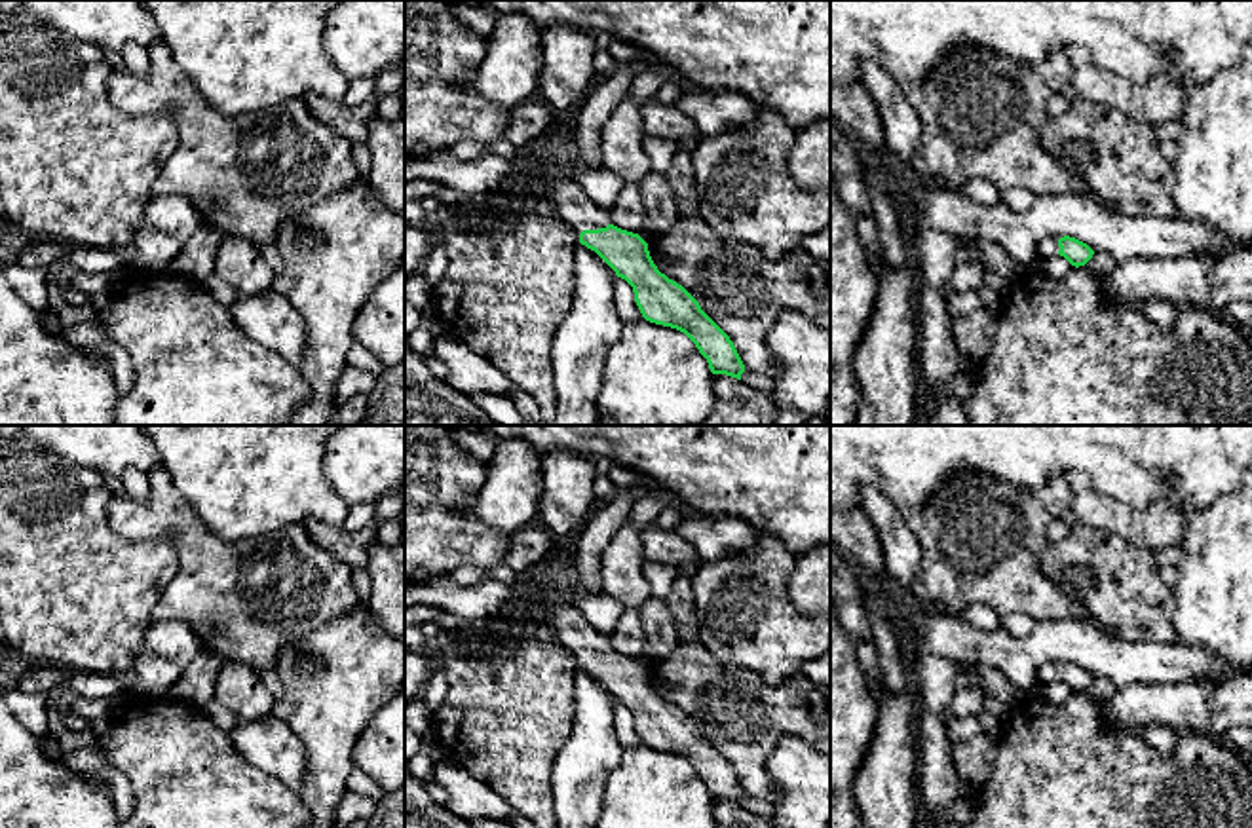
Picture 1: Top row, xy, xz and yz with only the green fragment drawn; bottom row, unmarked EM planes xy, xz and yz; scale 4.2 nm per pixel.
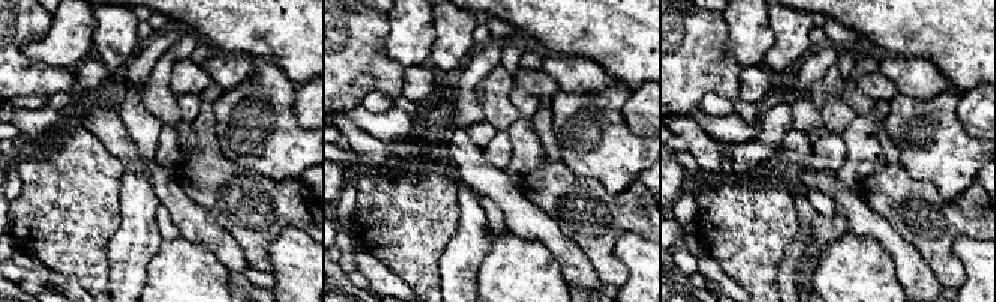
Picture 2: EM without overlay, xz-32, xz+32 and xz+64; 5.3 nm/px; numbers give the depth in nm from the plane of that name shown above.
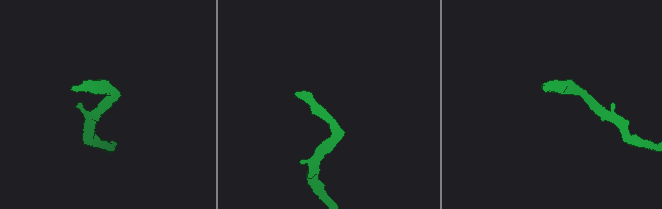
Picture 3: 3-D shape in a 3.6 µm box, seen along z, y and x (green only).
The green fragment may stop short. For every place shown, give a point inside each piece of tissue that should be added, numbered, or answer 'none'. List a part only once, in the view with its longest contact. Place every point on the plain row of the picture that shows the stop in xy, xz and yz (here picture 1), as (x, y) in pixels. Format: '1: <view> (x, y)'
1: xz (569, 625)

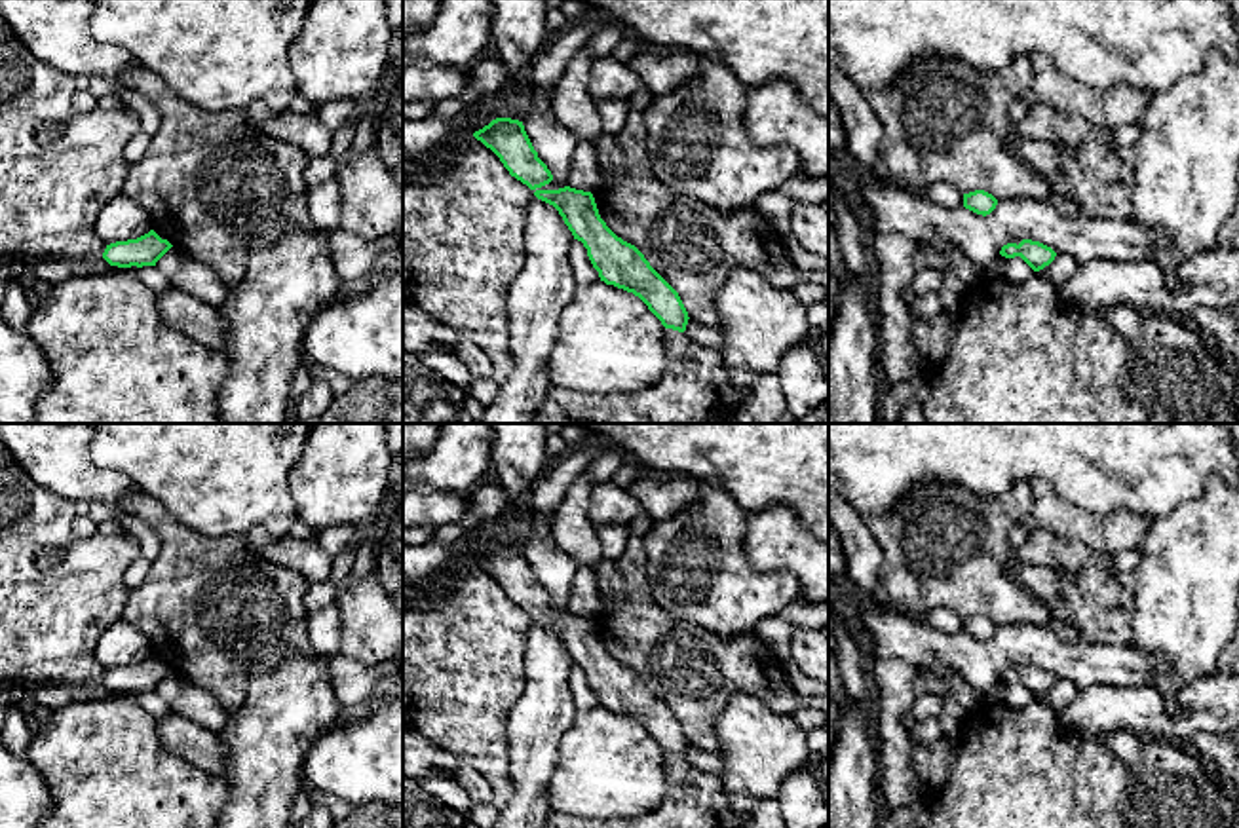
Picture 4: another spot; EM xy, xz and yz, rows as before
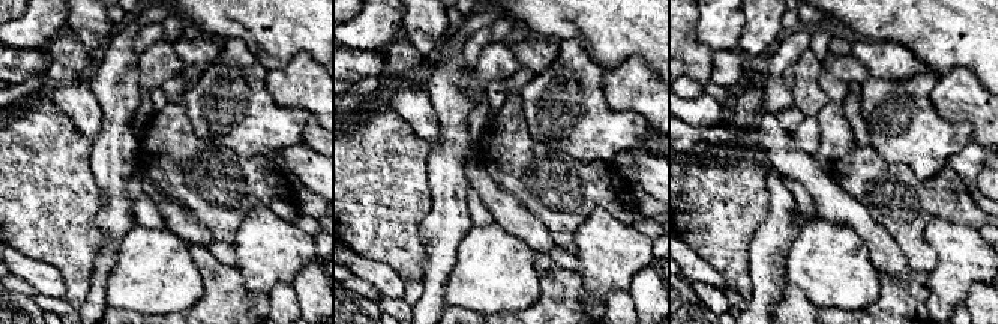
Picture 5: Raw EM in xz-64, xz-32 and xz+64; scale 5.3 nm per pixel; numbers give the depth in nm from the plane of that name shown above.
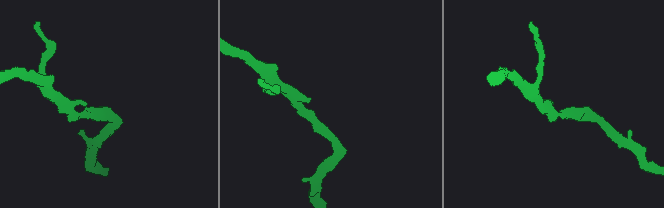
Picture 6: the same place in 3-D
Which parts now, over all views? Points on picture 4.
none

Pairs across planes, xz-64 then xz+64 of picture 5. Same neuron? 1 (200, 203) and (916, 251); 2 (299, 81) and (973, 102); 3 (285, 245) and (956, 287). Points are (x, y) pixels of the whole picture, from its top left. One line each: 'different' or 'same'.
1: same
2: same
3: same

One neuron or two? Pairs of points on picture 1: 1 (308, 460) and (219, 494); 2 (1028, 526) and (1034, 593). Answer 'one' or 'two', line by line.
1: one
2: one

